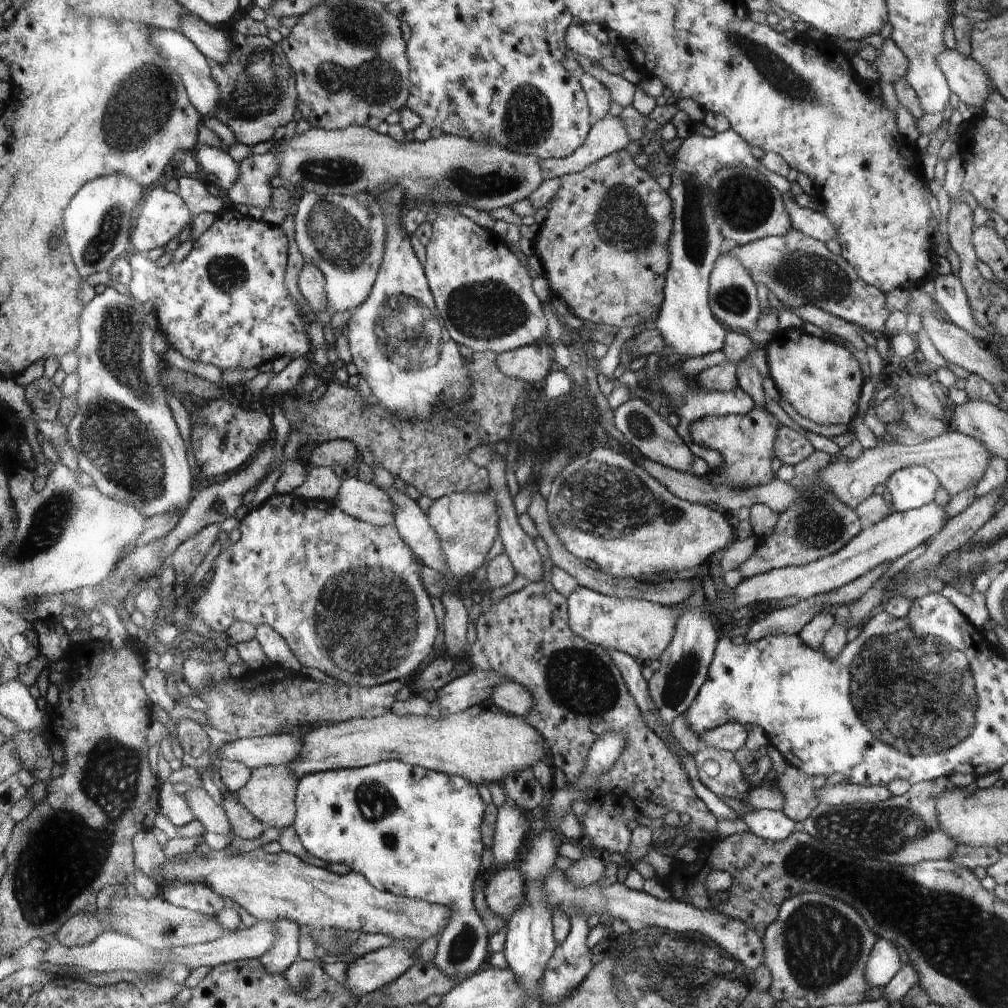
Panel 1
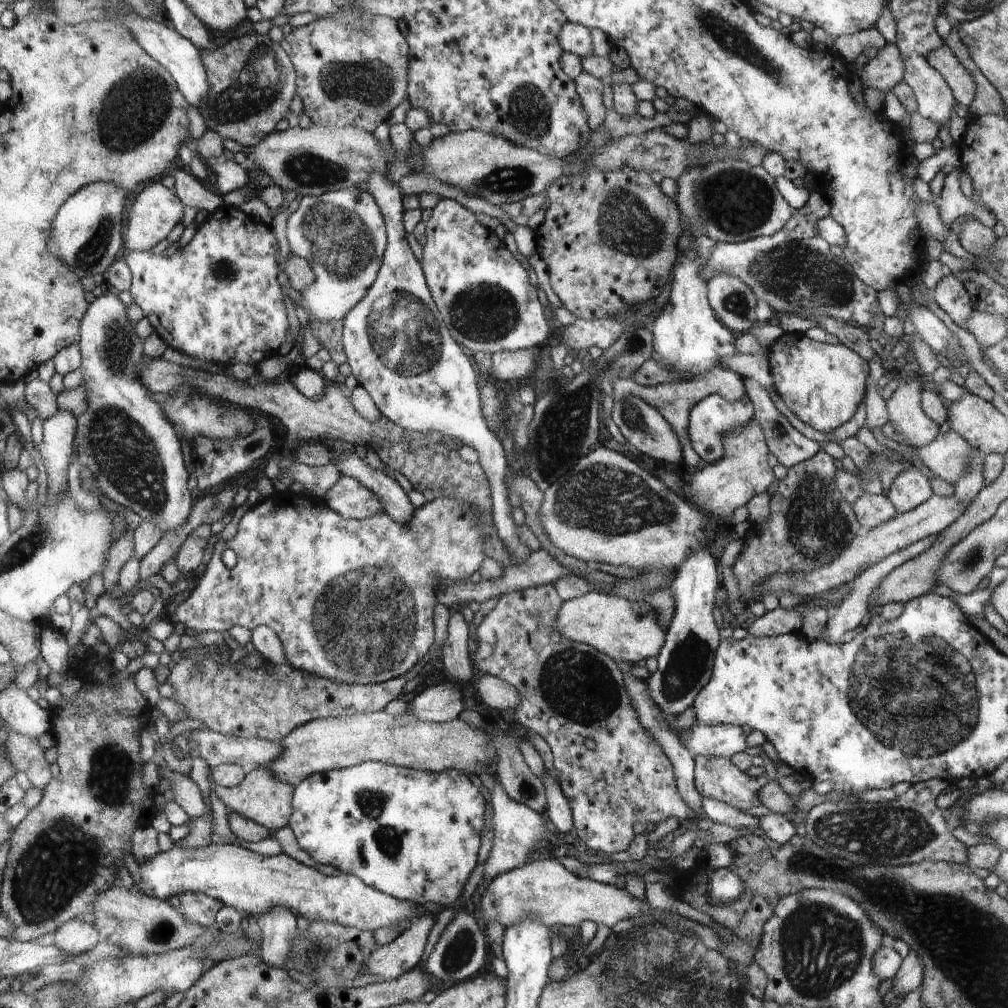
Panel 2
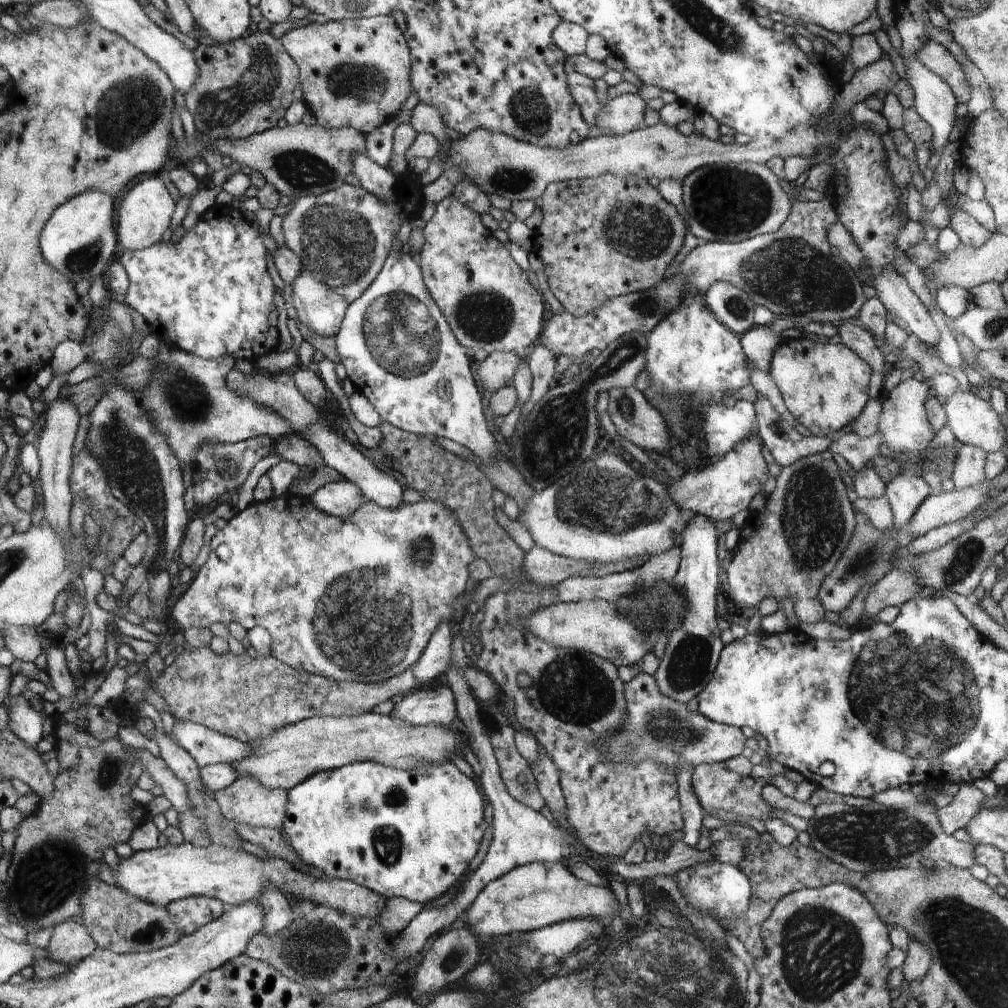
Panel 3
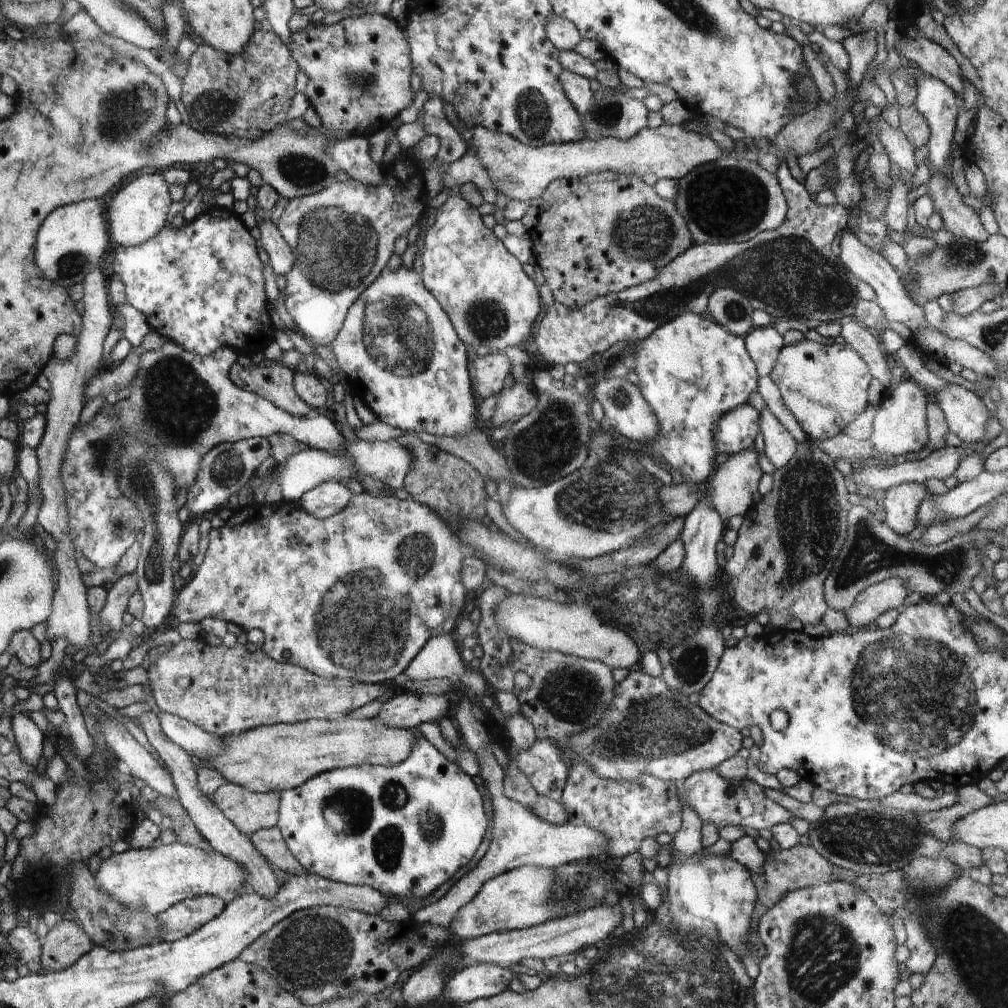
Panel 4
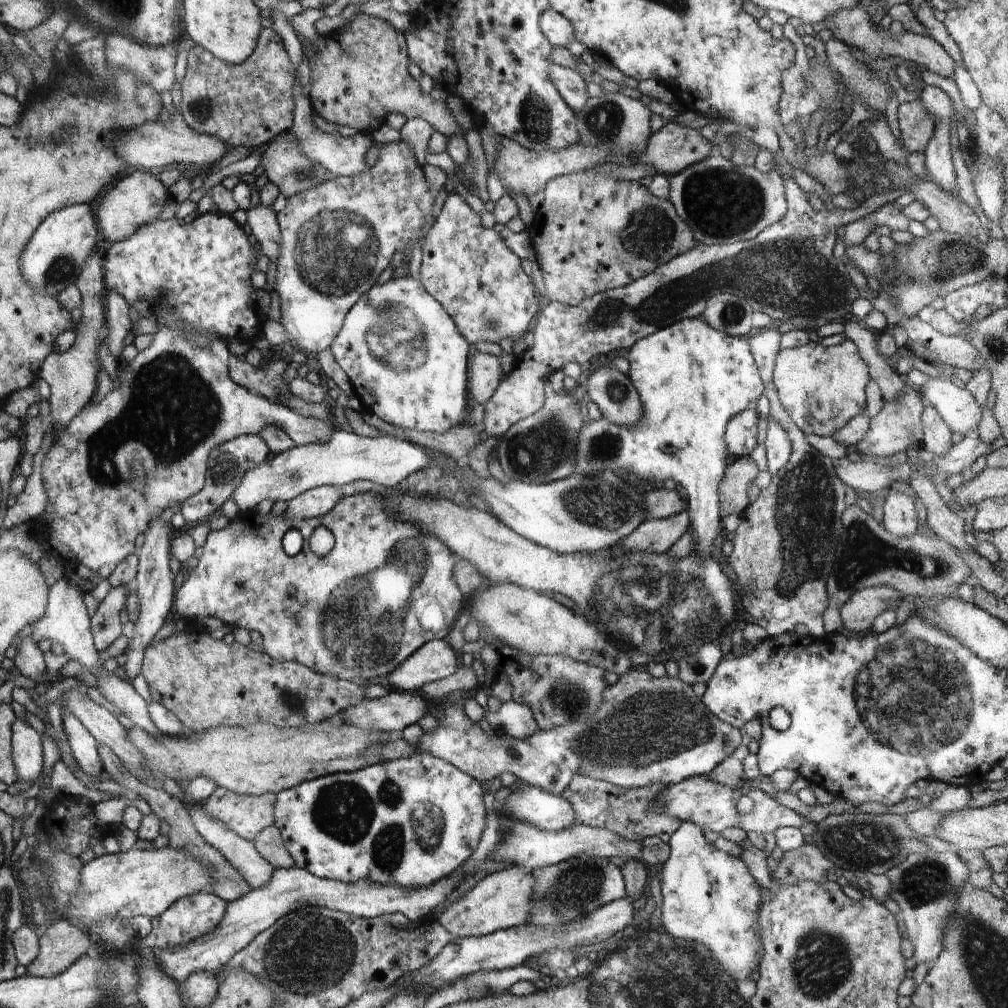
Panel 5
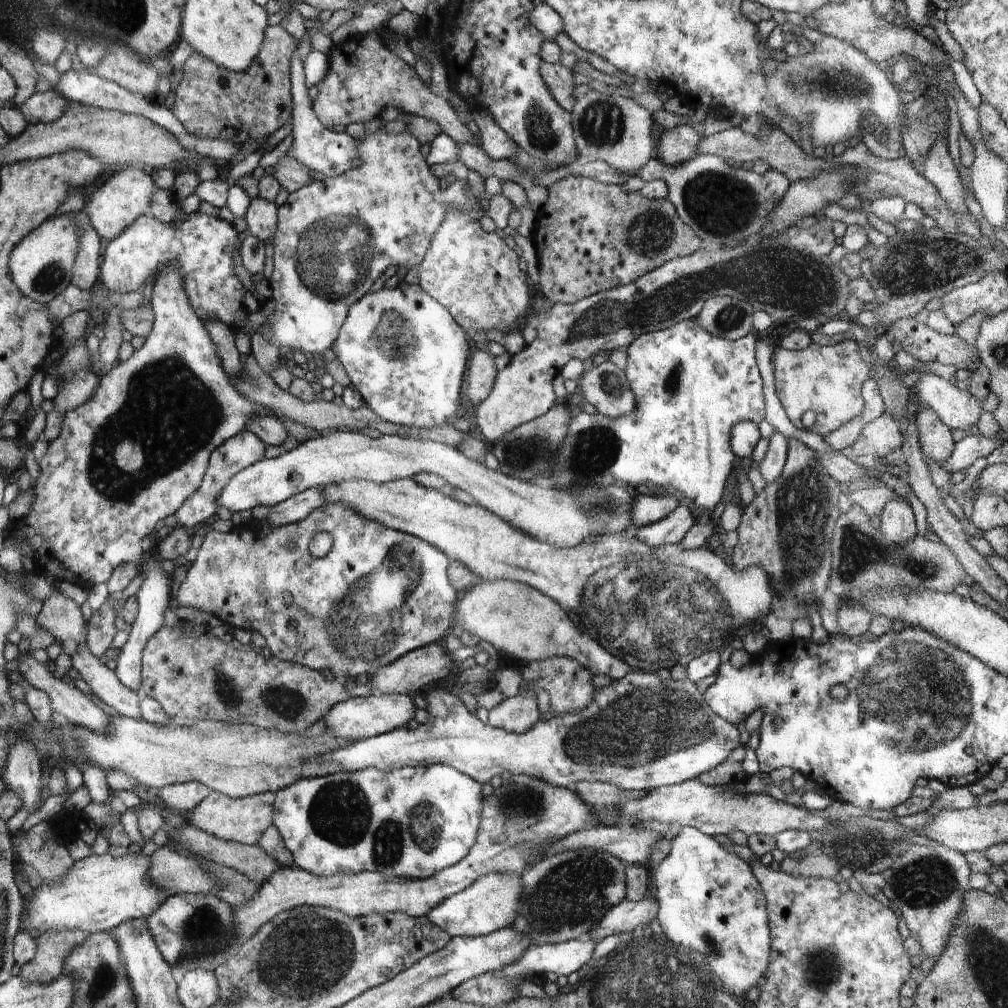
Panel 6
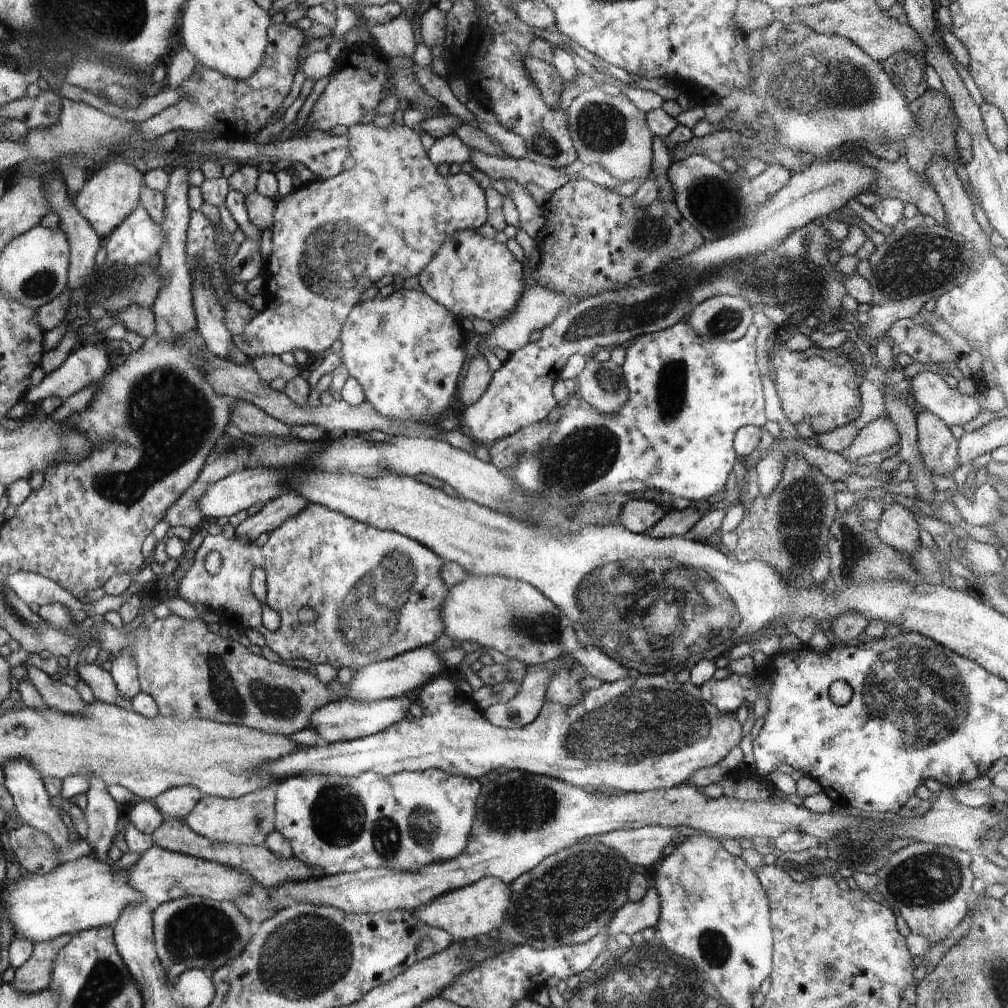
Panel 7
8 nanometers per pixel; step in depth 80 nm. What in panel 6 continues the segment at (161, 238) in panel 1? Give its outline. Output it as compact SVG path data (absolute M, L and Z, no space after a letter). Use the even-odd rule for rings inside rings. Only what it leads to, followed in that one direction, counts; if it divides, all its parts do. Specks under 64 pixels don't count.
M128 167L121 171L113 172L106 180L102 180L87 196L84 203L84 212L89 218L102 240L118 238L138 217L150 215L151 200L158 190L150 173L143 168Z

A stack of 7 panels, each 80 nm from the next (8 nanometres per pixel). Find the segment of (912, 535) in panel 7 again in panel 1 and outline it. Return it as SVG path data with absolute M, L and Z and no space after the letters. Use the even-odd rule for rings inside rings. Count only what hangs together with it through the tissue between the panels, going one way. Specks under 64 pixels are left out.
M912 465L895 470L888 478L886 490L891 494L894 511L909 511L934 500L934 493L941 486L939 478L922 465Z

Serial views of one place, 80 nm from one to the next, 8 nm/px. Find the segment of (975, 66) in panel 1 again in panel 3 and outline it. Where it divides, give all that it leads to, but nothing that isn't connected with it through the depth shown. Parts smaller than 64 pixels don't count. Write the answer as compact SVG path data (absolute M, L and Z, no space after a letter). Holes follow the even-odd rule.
M930 40L917 52L917 57L926 68L946 81L958 103L967 103L970 100L970 83L961 64L947 48Z

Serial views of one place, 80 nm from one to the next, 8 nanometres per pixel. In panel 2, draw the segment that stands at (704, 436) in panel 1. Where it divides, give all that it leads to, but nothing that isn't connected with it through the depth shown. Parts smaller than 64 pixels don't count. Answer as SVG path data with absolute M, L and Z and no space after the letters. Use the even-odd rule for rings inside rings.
M752 418L748 423L732 427L722 437L724 457L707 464L692 474L690 482L686 481L687 502L700 507L708 516L726 517L740 506L747 506L754 495L766 493L772 486L775 474L768 465L769 448L759 422Z

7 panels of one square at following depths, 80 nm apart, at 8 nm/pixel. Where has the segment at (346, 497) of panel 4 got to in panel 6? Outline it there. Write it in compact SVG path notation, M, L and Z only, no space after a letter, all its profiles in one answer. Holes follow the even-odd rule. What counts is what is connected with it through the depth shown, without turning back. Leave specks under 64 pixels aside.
M312 487L274 505L264 519L267 519L272 527L297 523L326 502L321 487Z

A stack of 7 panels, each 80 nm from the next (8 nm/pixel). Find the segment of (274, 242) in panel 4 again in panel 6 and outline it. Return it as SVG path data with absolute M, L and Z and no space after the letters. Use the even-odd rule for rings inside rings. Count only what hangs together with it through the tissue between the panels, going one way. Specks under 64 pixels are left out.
M260 197L250 201L244 218L246 218L247 228L251 234L262 242L270 242L276 235L279 222L277 208L275 202Z

